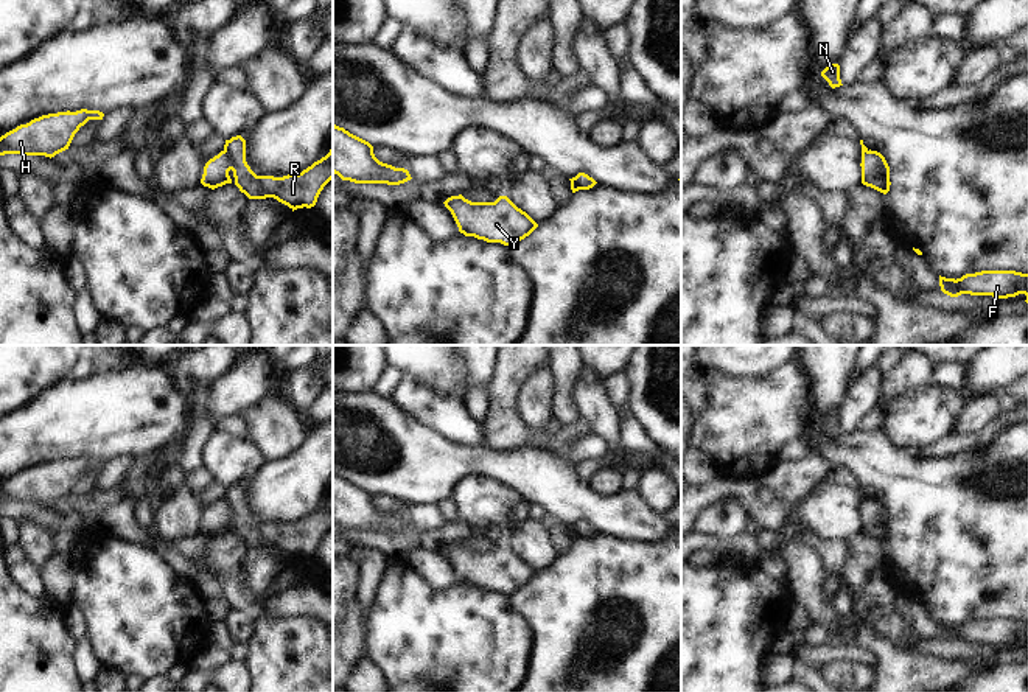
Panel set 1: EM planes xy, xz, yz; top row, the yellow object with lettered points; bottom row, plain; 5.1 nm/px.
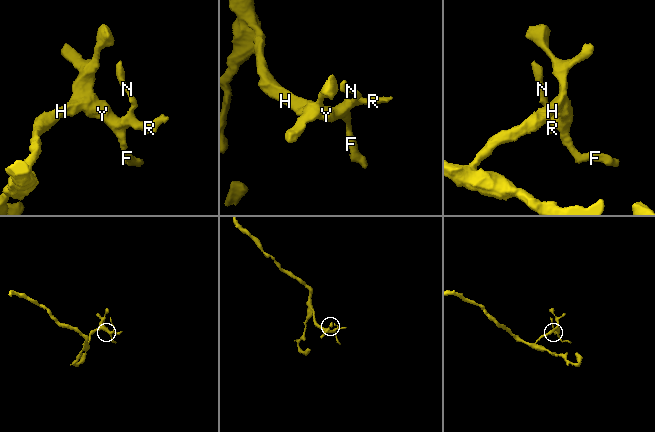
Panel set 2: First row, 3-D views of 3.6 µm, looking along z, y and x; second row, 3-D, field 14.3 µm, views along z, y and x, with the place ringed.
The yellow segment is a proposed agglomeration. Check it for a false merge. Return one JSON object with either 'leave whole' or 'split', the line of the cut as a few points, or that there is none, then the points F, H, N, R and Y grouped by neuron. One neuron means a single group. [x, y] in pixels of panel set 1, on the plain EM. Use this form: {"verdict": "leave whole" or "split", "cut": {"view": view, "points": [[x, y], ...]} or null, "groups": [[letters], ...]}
{"verdict": "split", "cut": {"view": "xy", "points": [[224, 498], [232, 510], [232, 517]]}, "groups": [["F", "H", "Y"], ["N", "R"]]}

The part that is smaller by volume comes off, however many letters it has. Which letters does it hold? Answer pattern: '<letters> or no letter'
N, R

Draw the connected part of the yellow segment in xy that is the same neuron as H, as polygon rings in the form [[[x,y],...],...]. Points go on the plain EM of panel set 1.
[[[87,457],[42,463],[2,484],[0,504],[20,502],[51,507],[68,498],[81,474],[89,468],[103,468],[103,465],[103,460]]]

